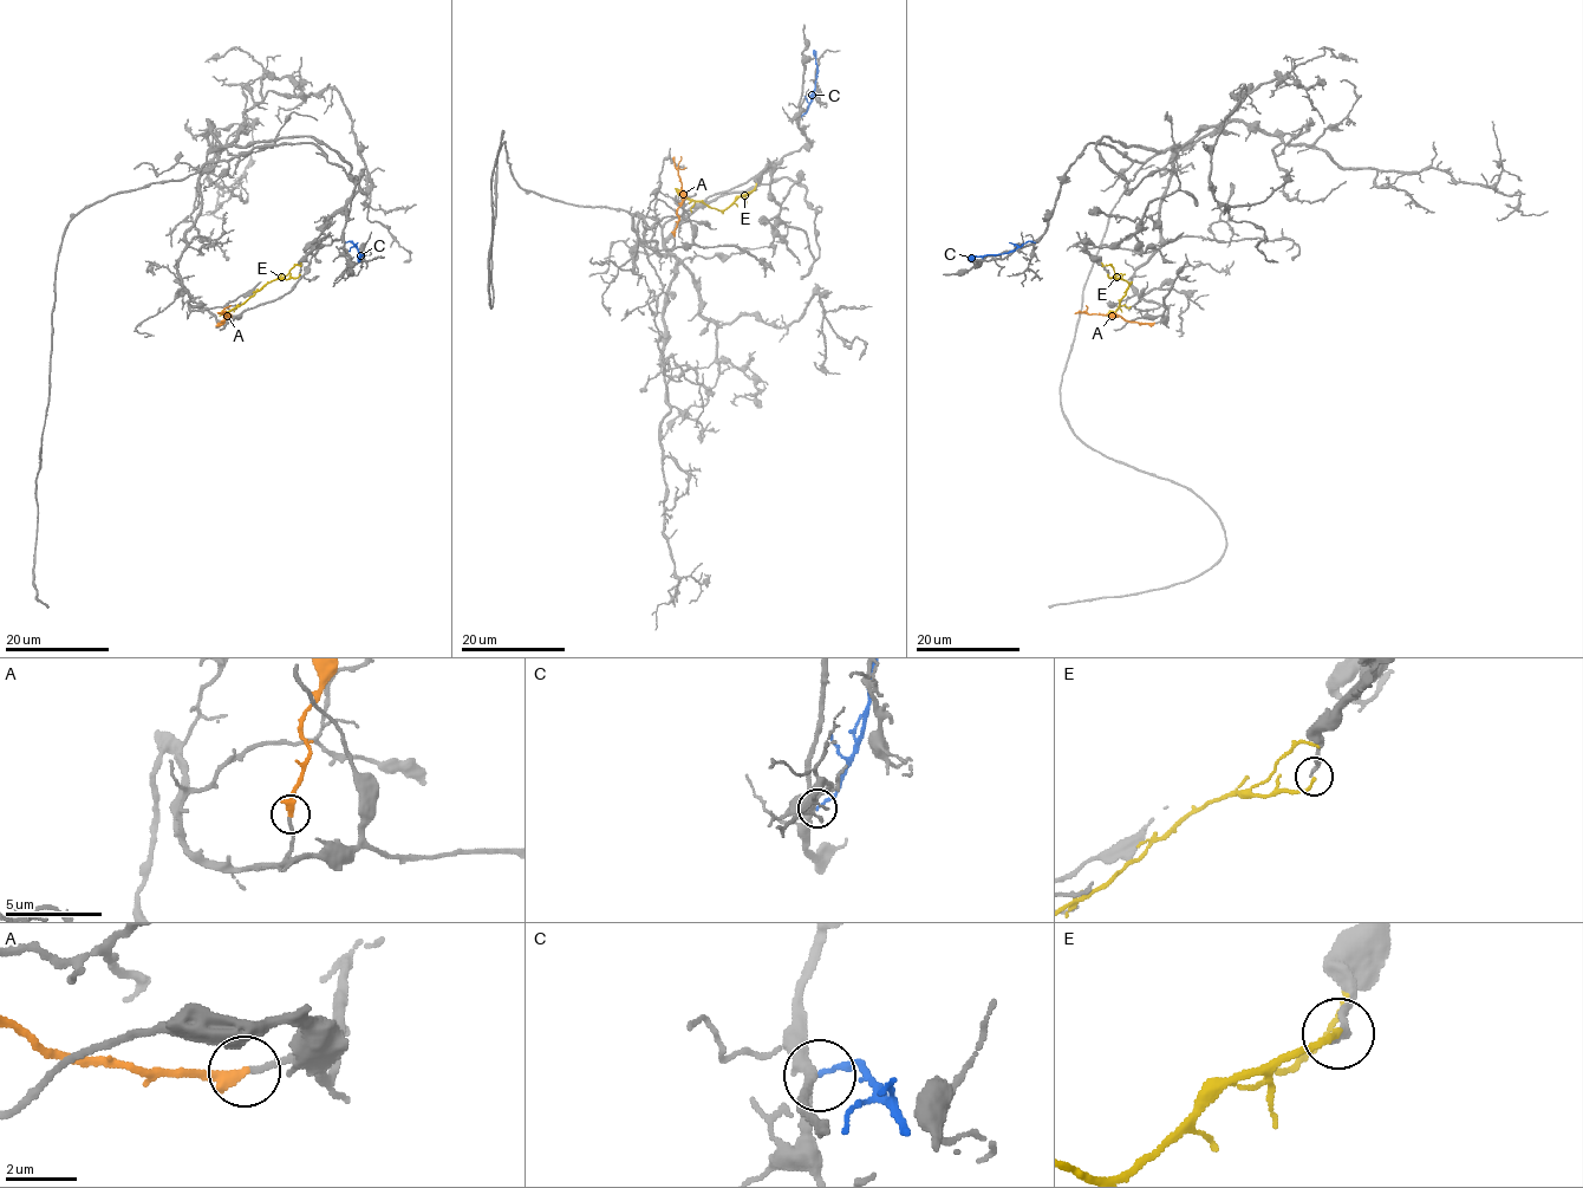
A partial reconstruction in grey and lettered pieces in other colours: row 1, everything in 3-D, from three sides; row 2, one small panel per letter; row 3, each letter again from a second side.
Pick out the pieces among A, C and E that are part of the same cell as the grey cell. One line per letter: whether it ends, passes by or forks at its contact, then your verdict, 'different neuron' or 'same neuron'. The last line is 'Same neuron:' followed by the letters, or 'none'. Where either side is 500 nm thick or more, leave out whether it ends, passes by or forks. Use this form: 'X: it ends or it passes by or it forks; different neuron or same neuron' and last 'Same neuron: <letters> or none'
A: it ends; same neuron
C: it ends; different neuron
E: it ends; different neuron
Same neuron: A

